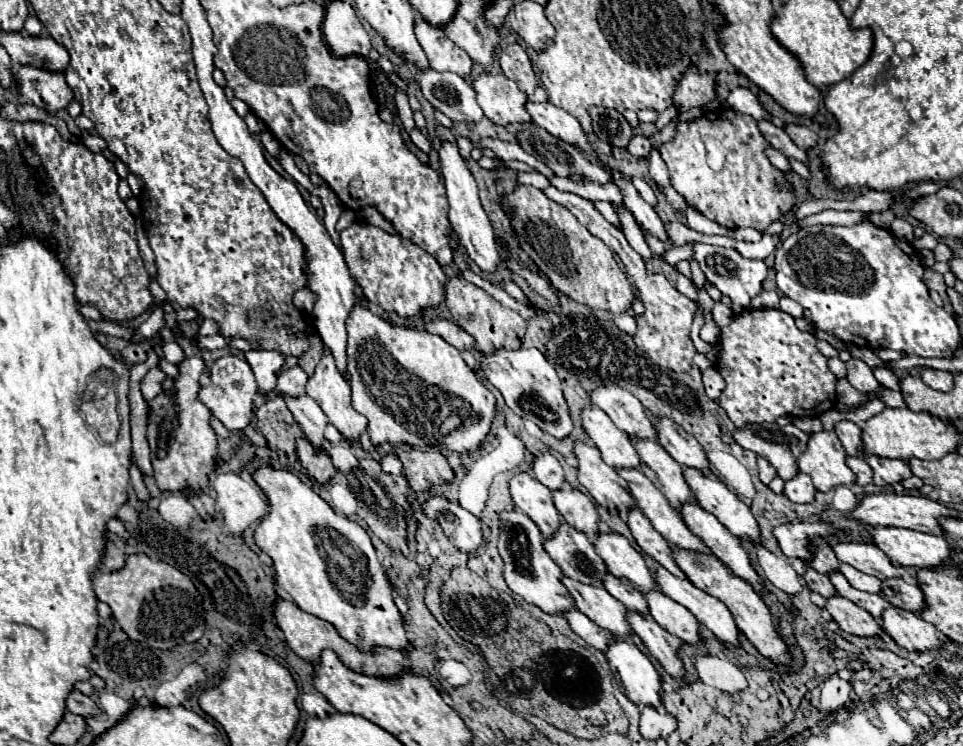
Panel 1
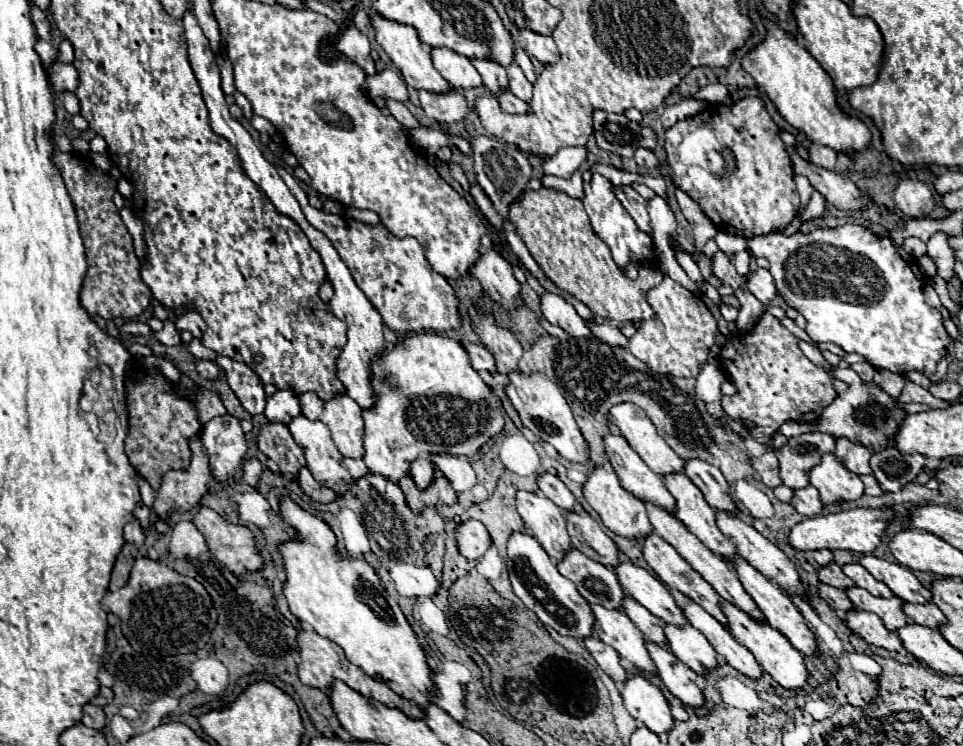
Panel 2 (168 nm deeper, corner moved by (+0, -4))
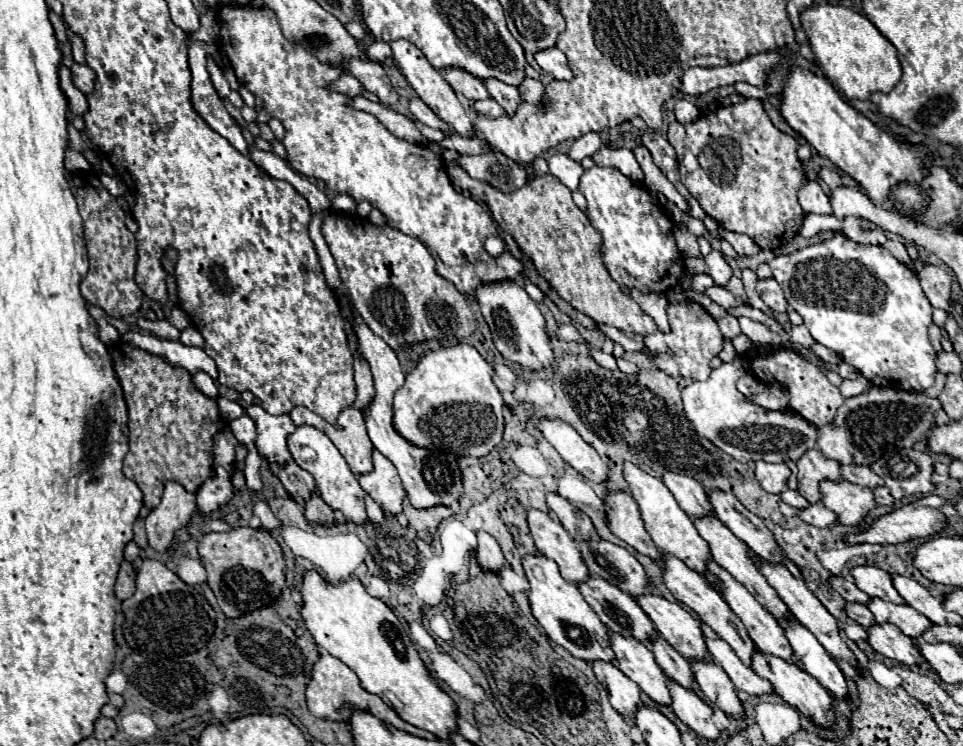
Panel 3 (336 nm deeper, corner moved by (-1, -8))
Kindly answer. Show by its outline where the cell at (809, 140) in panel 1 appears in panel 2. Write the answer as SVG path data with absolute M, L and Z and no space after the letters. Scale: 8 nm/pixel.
M811 142L809 146L809 162L821 166L821 168L827 168L827 170L833 170L835 168L835 162L837 162L837 152L827 148L827 146L821 146L817 142Z

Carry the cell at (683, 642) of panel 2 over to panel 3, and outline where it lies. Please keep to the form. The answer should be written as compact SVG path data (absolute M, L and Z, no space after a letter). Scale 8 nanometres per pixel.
M692 662L694 678L704 692L724 714L732 718L744 718L744 708L728 674L714 662Z

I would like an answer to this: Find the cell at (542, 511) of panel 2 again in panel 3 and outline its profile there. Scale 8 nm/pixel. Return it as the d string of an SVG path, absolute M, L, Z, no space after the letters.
M530 510L528 524L536 548L546 558L558 564L564 580L572 584L580 584L590 578L590 572L582 560L576 540L572 540L572 536L564 530L564 526L554 516L540 510Z

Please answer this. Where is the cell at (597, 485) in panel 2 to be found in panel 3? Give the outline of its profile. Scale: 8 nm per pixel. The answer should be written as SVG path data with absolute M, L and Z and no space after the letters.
M608 492L606 506L610 512L606 514L610 530L622 538L626 544L630 544L634 550L638 550L644 556L650 556L654 562L662 564L664 556L662 552L654 546L650 534L644 528L638 504L634 498L626 492Z

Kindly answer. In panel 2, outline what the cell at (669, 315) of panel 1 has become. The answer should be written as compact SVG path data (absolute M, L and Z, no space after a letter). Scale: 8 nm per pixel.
M665 276L659 286L647 292L647 302L653 308L655 318L651 322L643 322L629 338L629 350L655 372L697 378L699 366L707 360L707 352L715 344L717 322L713 314L707 310L701 298L691 294L669 276Z

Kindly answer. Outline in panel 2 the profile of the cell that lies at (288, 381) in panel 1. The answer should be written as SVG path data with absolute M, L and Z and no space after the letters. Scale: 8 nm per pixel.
M291 388L277 390L273 396L267 398L265 406L265 416L271 422L283 422L289 424L293 416L301 414L301 404L299 404L299 394L291 392Z

